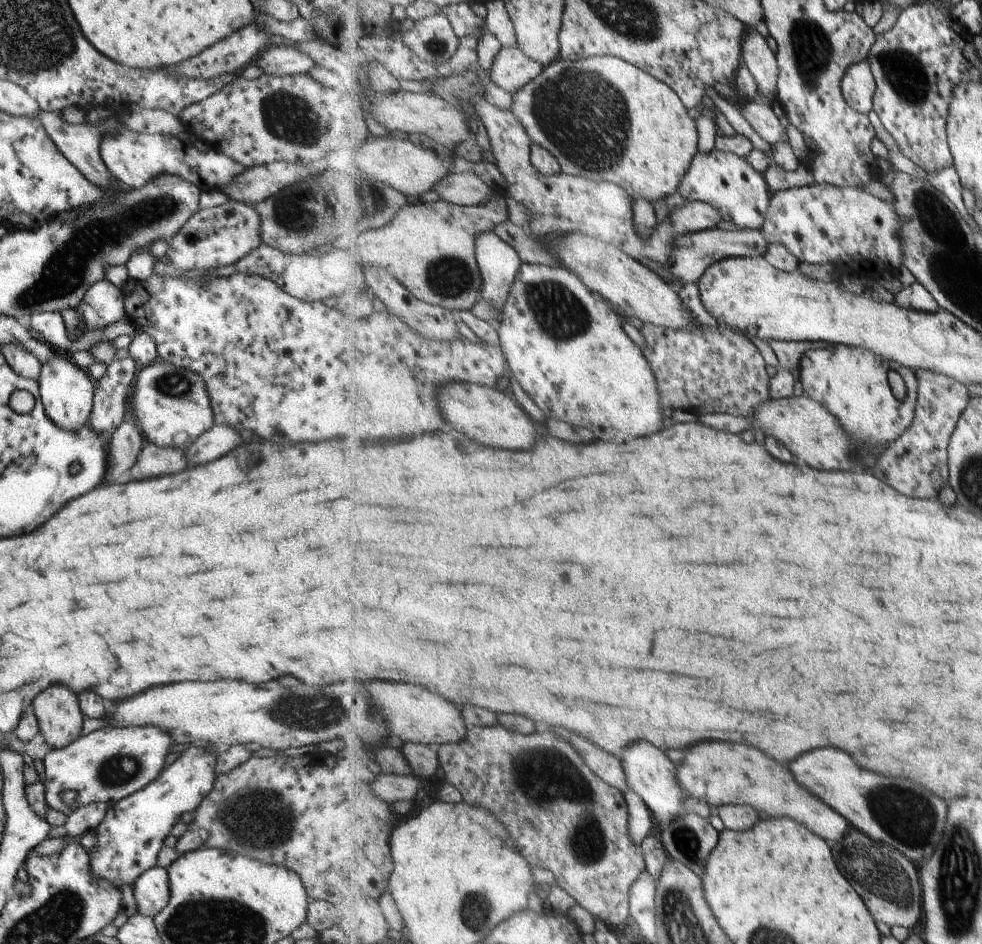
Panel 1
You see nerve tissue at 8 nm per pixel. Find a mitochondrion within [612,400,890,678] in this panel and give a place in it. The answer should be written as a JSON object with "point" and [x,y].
{"point":[852,453]}

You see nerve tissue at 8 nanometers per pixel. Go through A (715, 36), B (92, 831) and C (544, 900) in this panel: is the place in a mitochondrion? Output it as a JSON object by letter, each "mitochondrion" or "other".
{"A":"other","B":"other","C":"other"}

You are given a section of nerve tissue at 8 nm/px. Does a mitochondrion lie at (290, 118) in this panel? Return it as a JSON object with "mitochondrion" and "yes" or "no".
{"mitochondrion":"yes"}

